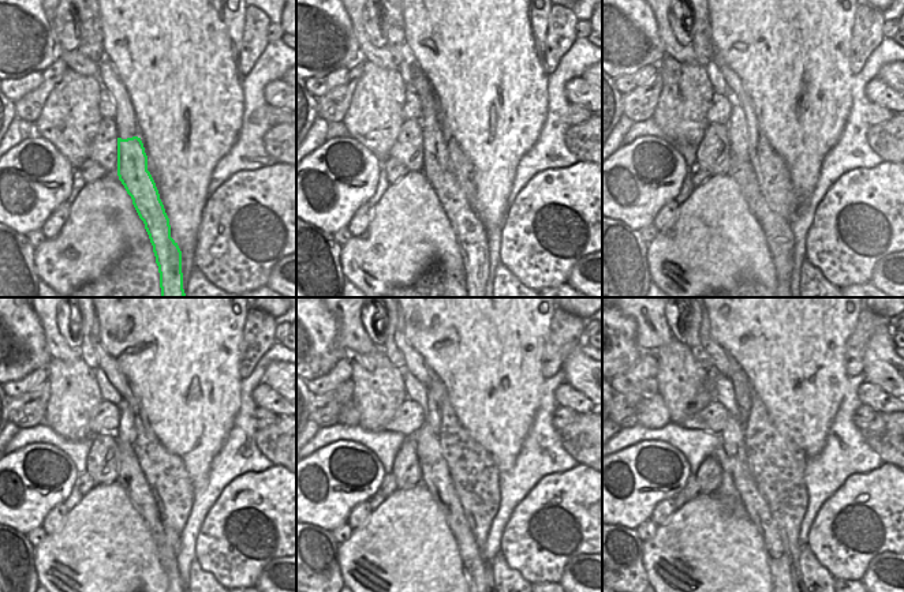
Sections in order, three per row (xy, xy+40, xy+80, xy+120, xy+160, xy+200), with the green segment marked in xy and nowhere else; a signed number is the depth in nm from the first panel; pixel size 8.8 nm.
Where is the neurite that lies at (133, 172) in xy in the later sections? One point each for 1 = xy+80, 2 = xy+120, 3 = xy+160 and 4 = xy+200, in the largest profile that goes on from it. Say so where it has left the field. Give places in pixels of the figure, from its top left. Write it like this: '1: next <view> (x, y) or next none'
1: next xy+80 (777, 231)
2: next xy+120 (126, 431)
3: next xy+160 (436, 390)
4: next xy+200 (742, 386)

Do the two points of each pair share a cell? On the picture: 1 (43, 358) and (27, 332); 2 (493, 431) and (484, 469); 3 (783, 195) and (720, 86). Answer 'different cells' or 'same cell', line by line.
1: same cell
2: different cells
3: different cells

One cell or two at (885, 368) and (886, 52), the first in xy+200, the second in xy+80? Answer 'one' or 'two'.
two

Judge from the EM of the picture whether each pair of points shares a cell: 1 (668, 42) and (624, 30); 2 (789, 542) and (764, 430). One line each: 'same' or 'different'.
1: different
2: same

